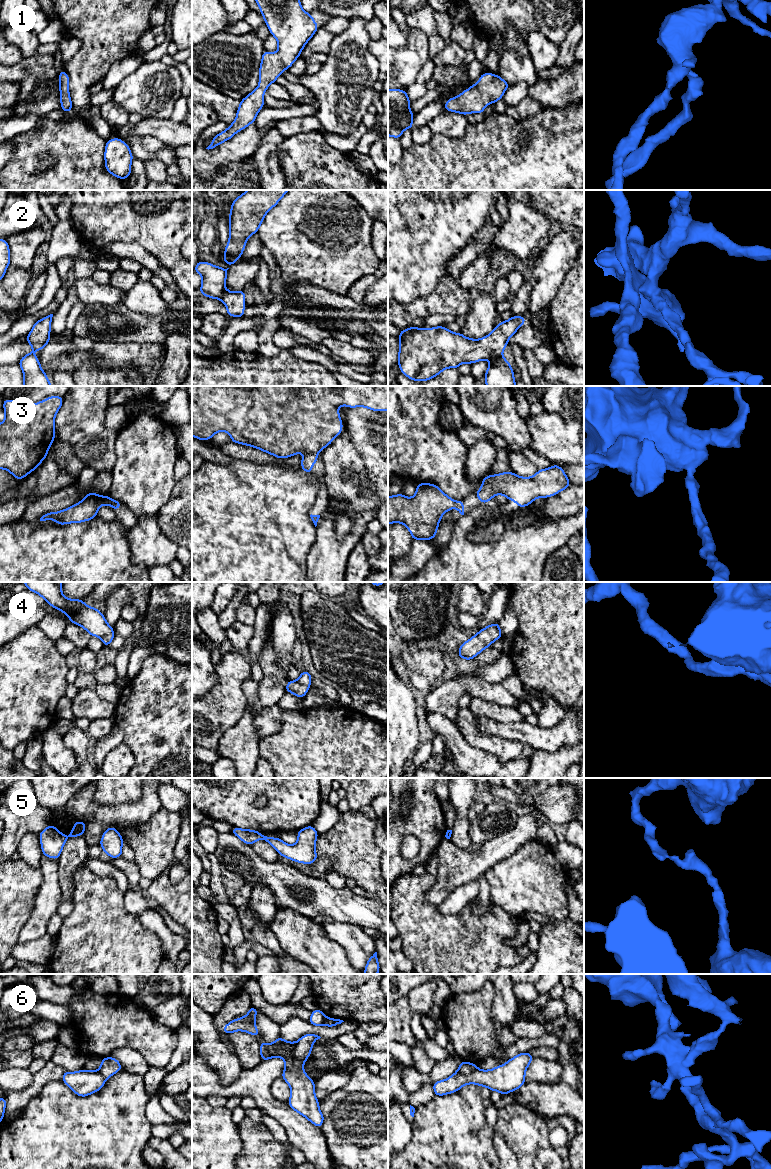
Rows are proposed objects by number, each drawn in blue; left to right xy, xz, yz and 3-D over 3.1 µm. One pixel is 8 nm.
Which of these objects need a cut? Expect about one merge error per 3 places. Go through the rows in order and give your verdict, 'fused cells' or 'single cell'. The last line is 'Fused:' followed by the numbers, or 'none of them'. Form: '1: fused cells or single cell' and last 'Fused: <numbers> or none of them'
1: single cell
2: single cell
3: fused cells
4: single cell
5: fused cells
6: fused cells
Fused: 3, 5, 6

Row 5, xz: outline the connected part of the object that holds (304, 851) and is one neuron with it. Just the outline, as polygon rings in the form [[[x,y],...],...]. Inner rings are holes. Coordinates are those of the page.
[[[310,825],[297,831],[297,835],[298,841],[294,845],[283,842],[281,838],[264,836],[263,839],[284,858],[310,865],[318,859],[315,844],[319,834]]]

